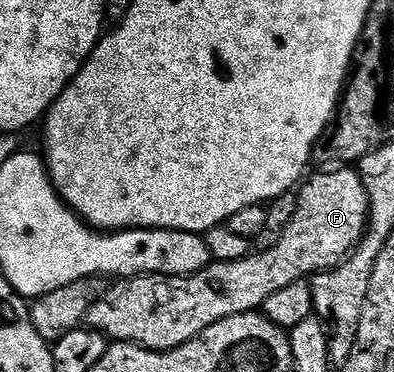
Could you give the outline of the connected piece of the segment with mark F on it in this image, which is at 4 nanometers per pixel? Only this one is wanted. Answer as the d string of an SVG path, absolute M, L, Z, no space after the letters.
M333 168L337 169L331 170L330 173L317 173L313 178L310 176L300 186L295 219L291 219L287 231L283 231L275 247L250 252L248 257L238 261L211 263L192 277L168 277L158 273L147 273L118 280L110 284L89 309L88 328L99 331L113 343L126 341L158 351L174 349L195 339L207 327L219 323L219 319L260 310L267 298L275 295L275 291L280 291L282 287L288 287L296 281L304 281L310 275L326 269L334 269L353 252L353 246L361 242L365 227L369 224L369 200L356 168Z

